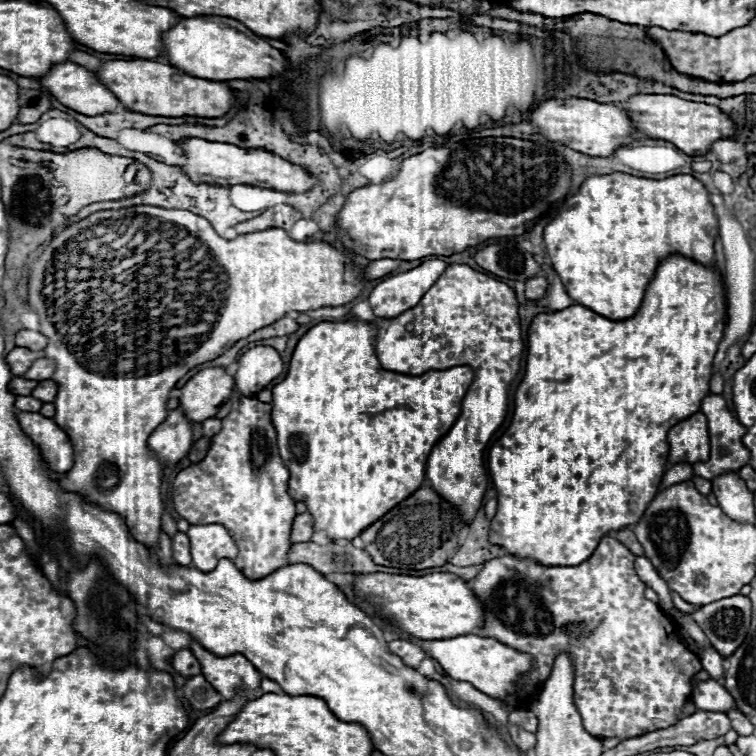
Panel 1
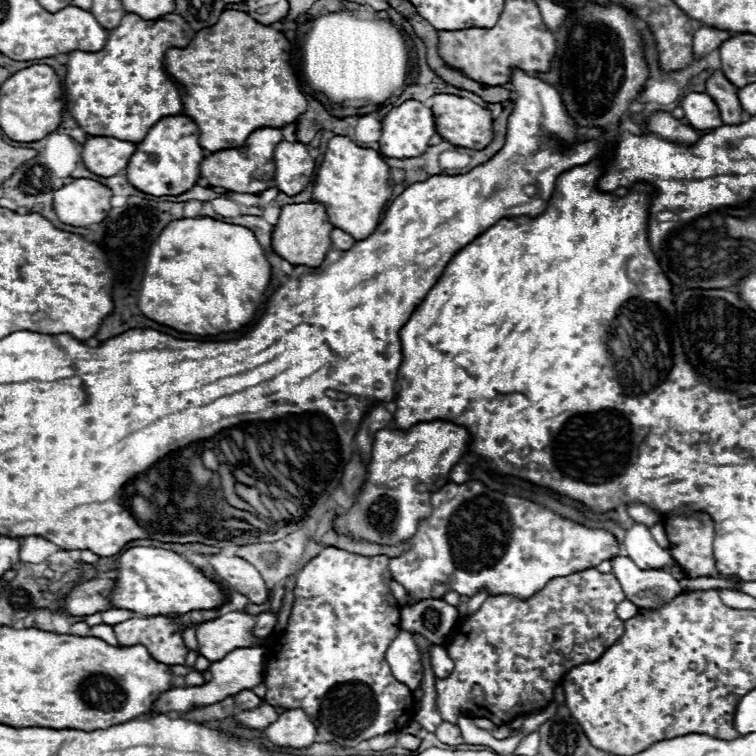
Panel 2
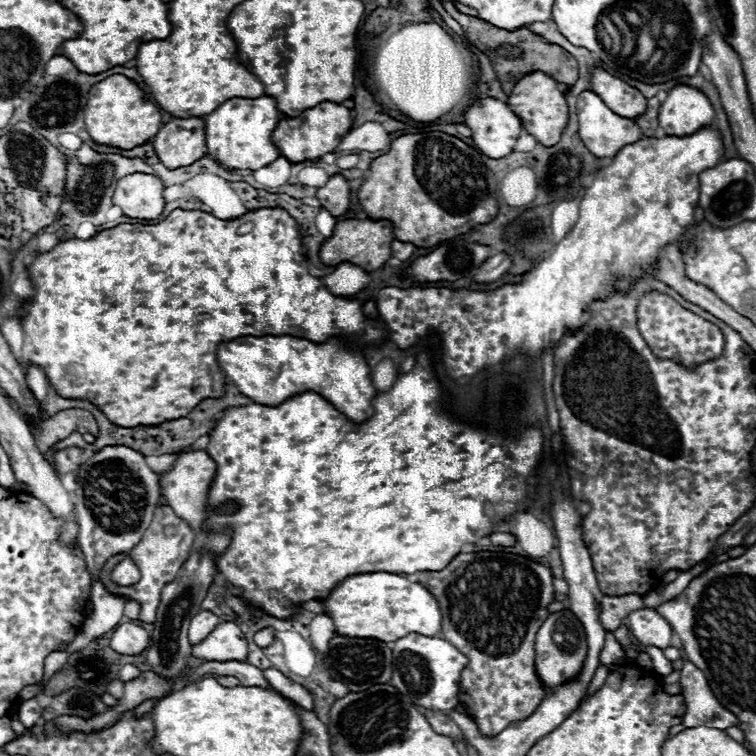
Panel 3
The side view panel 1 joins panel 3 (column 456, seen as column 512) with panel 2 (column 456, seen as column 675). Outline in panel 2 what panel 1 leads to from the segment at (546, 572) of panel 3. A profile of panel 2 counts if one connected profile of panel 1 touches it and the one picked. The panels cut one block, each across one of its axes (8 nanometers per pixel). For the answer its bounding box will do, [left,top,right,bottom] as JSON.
[436,568,624,726]

